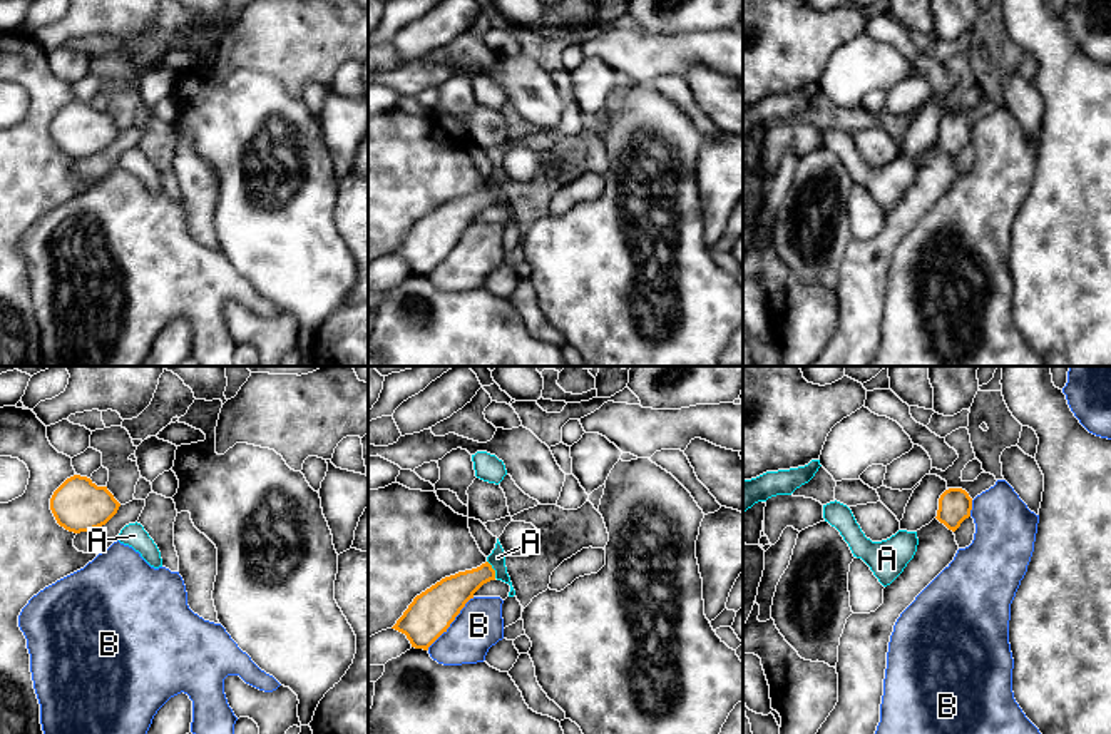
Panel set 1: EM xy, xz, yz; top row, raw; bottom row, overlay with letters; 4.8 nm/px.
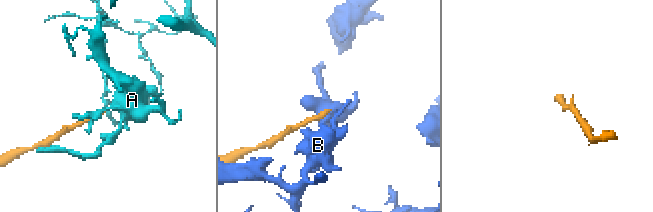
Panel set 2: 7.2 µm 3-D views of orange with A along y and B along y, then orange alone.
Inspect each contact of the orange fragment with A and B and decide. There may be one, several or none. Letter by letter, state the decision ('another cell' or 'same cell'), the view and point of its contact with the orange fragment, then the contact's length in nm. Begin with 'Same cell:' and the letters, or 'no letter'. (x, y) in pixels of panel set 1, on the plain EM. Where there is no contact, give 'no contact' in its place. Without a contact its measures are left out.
Same cell: no letter
A: another cell; contact xz (492, 194); length 100 nm
B: another cell; contact xz (452, 246); length 340 nm

